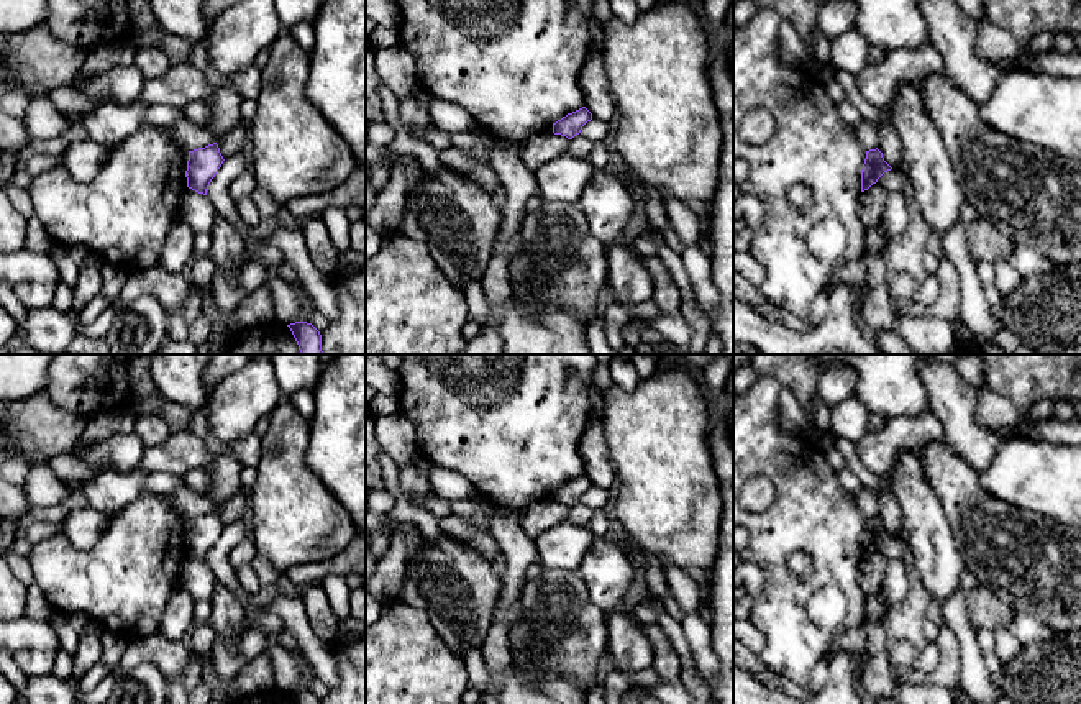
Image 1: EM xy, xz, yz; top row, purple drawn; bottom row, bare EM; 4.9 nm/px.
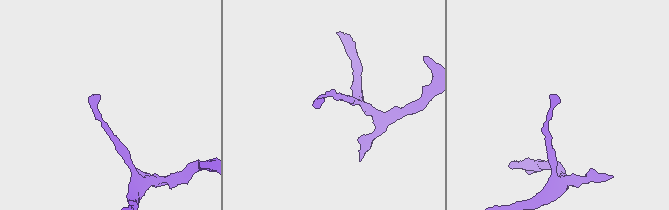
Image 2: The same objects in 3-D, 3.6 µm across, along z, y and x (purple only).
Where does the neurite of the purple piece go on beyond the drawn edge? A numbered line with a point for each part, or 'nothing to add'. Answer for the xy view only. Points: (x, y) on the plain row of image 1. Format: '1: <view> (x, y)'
nothing to add

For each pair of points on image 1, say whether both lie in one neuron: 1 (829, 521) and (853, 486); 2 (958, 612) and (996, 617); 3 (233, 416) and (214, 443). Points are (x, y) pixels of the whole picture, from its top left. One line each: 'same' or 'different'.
1: different
2: different
3: different

